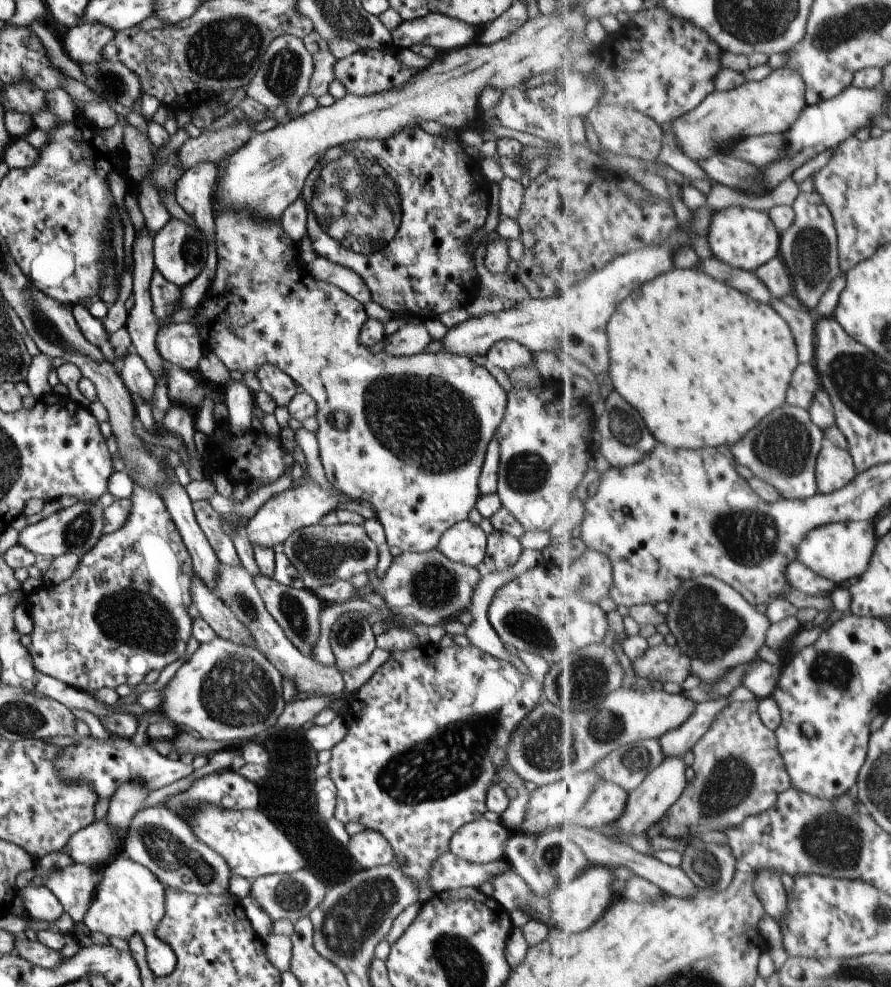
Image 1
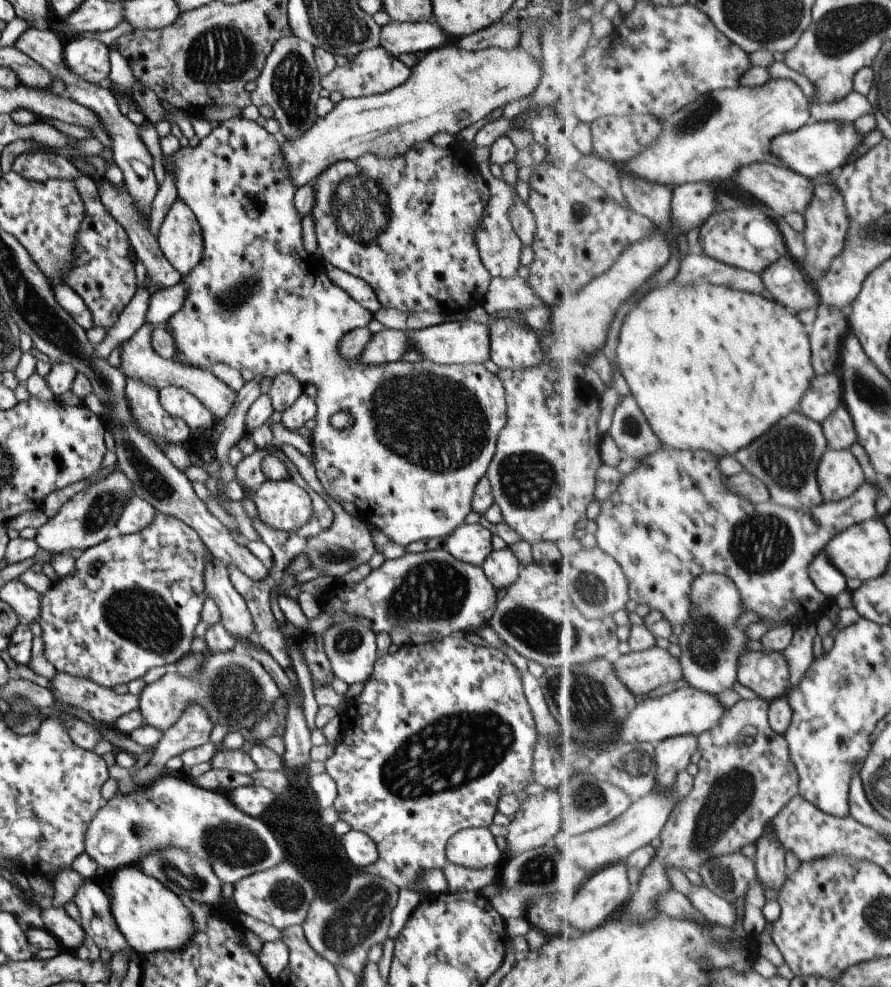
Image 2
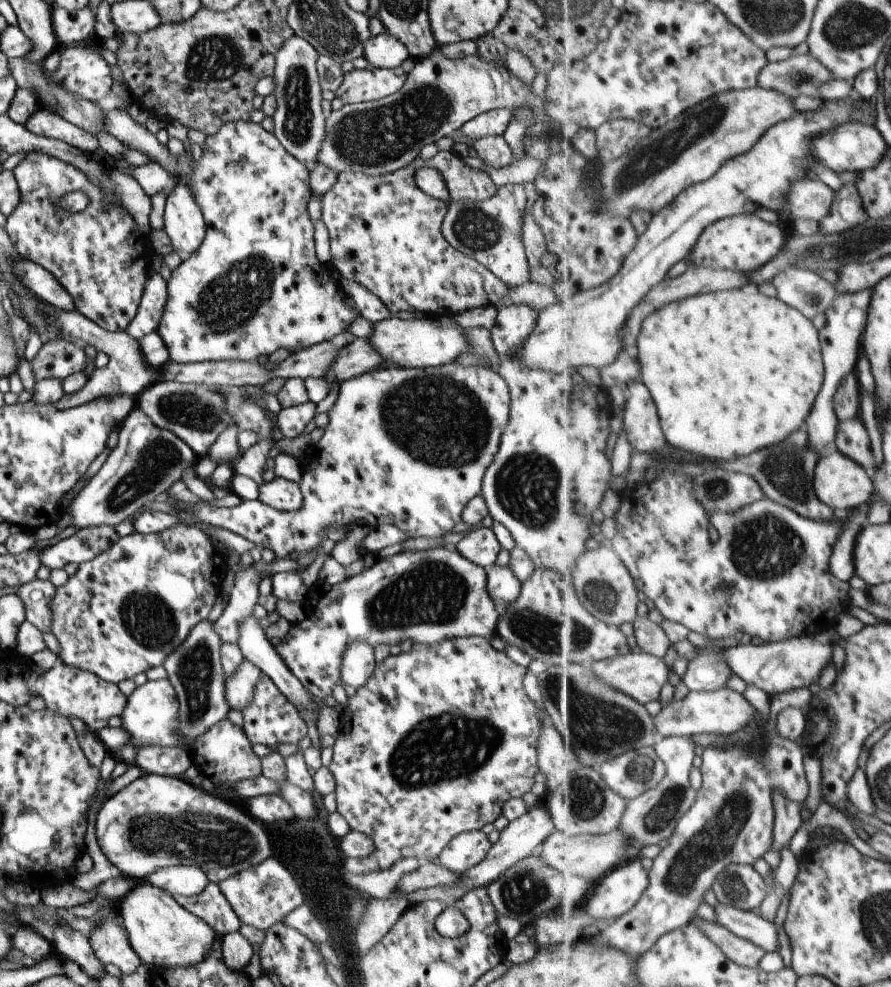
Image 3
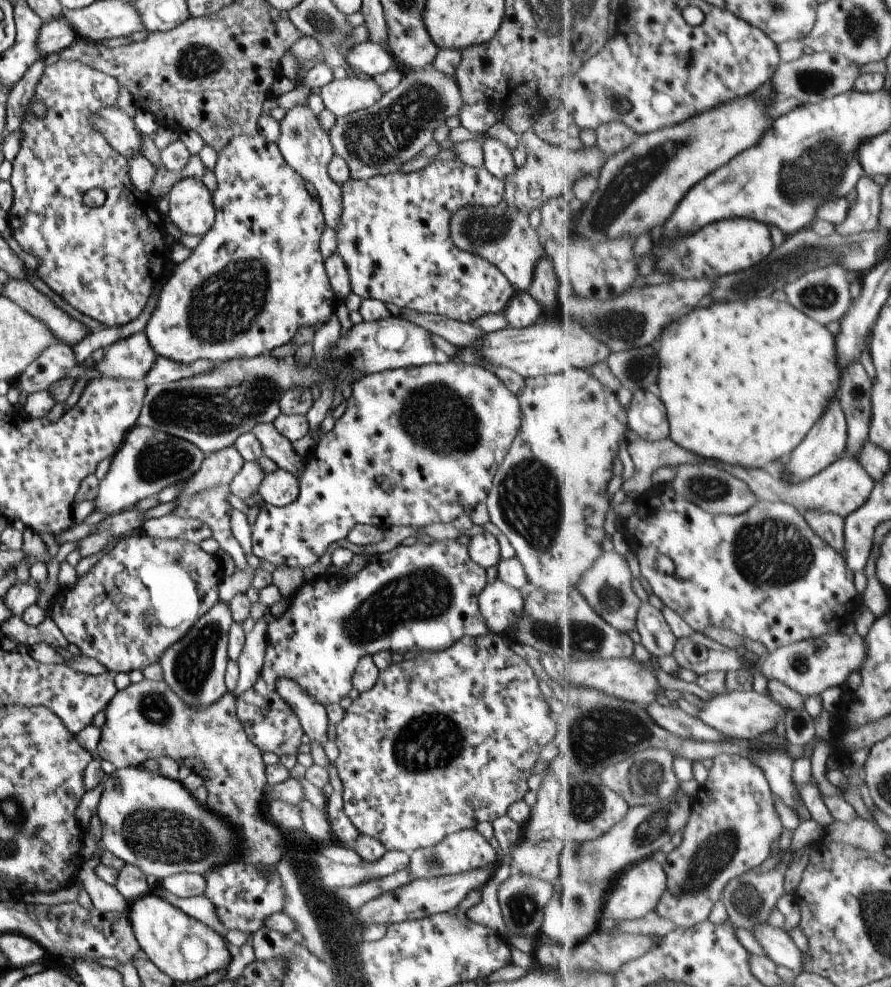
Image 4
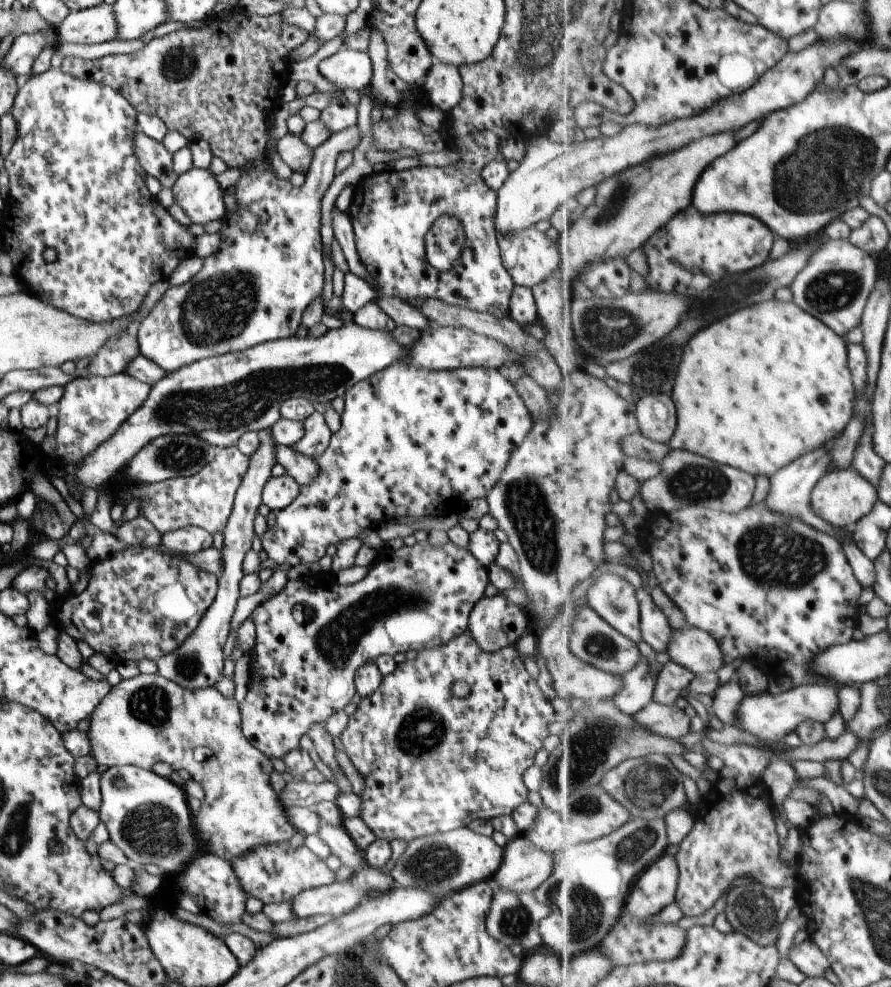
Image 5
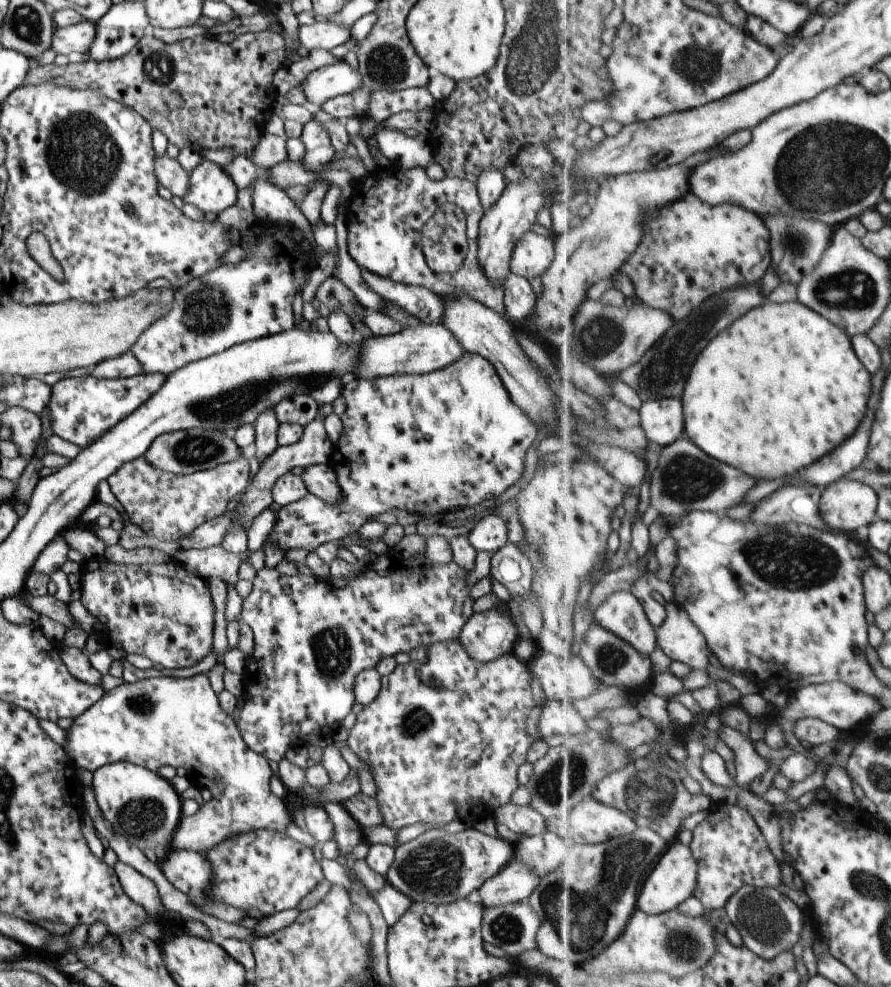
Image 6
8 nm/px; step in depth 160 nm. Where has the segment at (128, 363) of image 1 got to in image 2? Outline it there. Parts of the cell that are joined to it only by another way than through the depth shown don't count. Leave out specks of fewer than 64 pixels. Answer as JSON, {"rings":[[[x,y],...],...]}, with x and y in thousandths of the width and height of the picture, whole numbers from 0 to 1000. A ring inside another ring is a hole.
{"rings":[[[143,384],[139,402],[147,426],[181,457],[184,451],[203,451],[213,446],[213,436],[199,422],[187,419],[177,406],[177,396],[152,384]]]}

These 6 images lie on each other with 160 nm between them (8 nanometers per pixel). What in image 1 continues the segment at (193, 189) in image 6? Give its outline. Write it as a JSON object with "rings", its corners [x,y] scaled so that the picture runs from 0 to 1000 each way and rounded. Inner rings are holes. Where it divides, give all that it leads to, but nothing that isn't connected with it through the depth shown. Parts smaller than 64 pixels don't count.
{"rings":[[[191,220],[185,227],[173,236],[171,243],[171,262],[173,272],[195,290],[208,290],[223,279],[231,262],[231,243],[229,237],[218,229]]]}

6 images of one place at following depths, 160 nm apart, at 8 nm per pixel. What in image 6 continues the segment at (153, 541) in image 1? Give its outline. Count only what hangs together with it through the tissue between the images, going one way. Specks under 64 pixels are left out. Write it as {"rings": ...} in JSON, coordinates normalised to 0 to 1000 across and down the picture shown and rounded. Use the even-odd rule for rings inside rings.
{"rings":[[[105,567],[93,574],[89,598],[93,616],[117,634],[119,647],[130,648],[141,663],[158,663],[192,679],[217,675],[238,661],[235,598],[194,567],[156,573]]]}

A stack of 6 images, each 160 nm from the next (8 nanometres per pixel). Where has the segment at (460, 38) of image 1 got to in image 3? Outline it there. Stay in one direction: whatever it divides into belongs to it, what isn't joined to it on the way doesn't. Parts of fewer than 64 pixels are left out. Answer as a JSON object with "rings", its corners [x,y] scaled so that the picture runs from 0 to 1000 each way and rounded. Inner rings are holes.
{"rings":[[[432,30],[406,43],[406,58],[414,68],[441,70],[458,59],[456,47]]]}

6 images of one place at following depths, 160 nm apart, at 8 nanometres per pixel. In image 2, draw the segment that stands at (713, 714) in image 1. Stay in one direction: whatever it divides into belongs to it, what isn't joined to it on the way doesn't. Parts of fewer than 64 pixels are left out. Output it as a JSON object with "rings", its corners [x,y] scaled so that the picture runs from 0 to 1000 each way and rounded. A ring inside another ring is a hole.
{"rings":[[[762,745],[734,754],[737,770],[736,798],[749,803],[760,792],[760,784],[769,782],[782,762],[782,745]]]}

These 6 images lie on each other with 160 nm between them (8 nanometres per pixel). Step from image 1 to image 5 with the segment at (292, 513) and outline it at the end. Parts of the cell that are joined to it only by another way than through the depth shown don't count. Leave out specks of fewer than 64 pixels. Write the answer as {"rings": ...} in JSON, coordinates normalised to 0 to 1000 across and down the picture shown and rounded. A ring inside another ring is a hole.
{"rings":[[[322,480],[312,483],[303,482],[295,491],[292,509],[301,513],[304,518],[320,515],[333,503],[336,493]]]}

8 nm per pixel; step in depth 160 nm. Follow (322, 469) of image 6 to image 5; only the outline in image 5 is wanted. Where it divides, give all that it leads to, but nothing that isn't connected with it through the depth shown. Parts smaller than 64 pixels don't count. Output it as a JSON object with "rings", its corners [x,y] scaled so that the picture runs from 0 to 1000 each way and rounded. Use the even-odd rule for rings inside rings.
{"rings":[[[311,450],[308,459],[310,469],[315,471],[321,480],[327,482],[336,492],[346,491],[354,486],[357,474],[351,465],[330,459],[327,453]]]}

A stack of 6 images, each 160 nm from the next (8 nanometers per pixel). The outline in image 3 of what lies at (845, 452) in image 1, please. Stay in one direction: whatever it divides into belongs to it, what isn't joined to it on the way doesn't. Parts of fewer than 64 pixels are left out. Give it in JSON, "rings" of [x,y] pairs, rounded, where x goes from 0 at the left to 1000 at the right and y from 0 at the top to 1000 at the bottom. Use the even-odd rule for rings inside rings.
{"rings":[[[939,456],[937,459],[921,463],[918,467],[914,492],[921,509],[929,511],[937,518],[956,519],[969,513],[981,502],[979,483],[969,471]]]}

